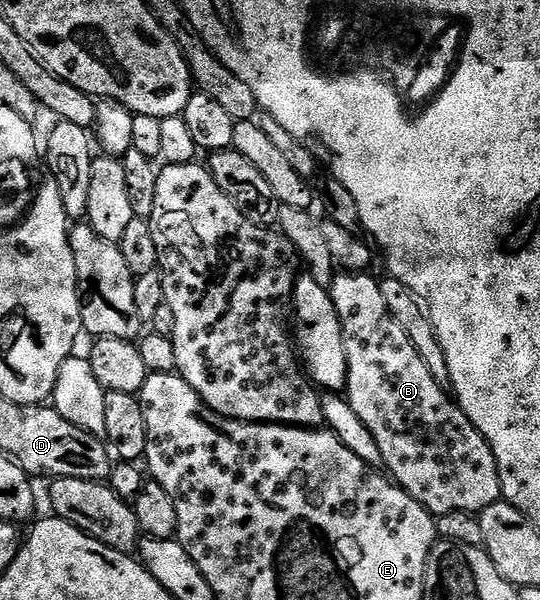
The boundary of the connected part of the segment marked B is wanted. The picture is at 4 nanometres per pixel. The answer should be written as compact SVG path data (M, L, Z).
M340 273L333 279L330 288L346 345L347 401L366 429L373 434L374 441L378 441L387 474L433 517L455 511L482 512L502 499L494 453L455 398L438 385L426 361L411 344L410 337L391 316L382 297L380 282L372 273Z

